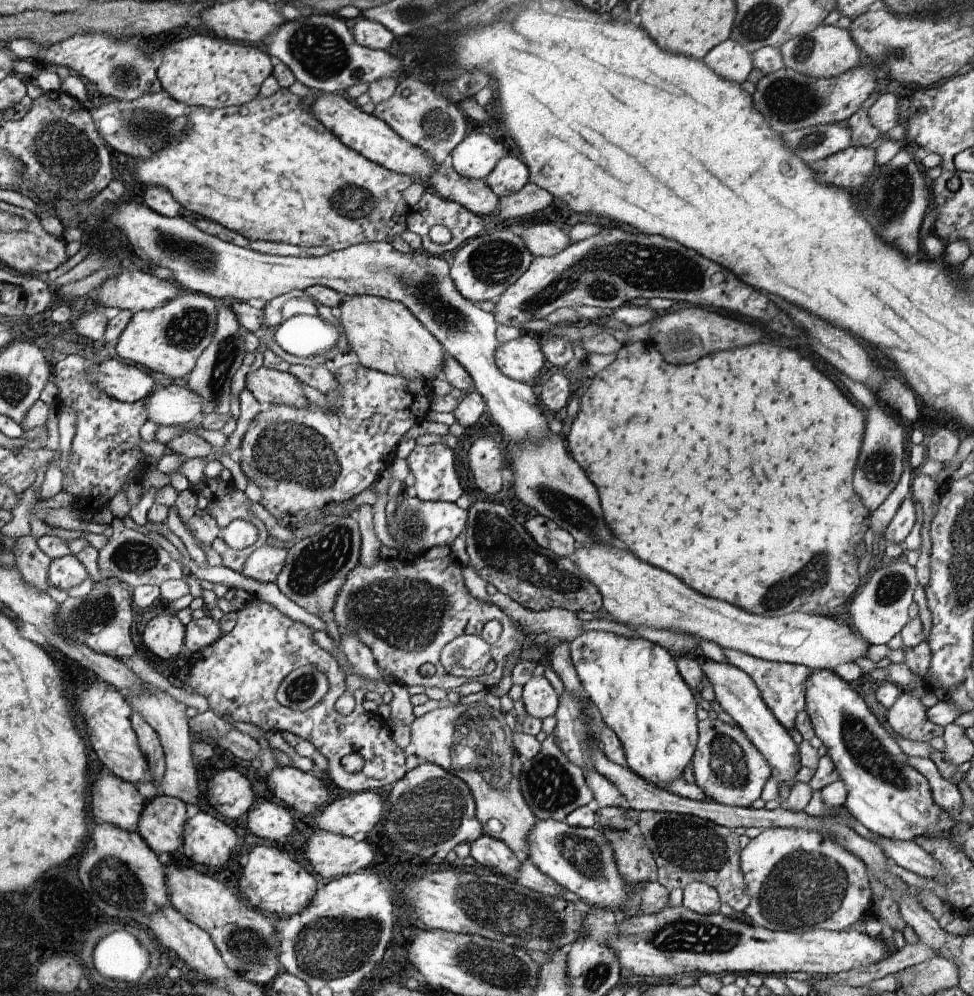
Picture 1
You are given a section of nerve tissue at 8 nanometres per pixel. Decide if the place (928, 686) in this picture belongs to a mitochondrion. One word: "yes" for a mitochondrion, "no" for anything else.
no

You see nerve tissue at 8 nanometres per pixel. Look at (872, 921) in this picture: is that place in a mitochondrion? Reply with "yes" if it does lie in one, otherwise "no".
no

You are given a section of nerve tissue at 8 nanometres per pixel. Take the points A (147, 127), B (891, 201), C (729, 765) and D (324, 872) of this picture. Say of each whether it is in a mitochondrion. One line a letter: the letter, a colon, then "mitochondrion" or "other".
A: mitochondrion
B: mitochondrion
C: mitochondrion
D: other

